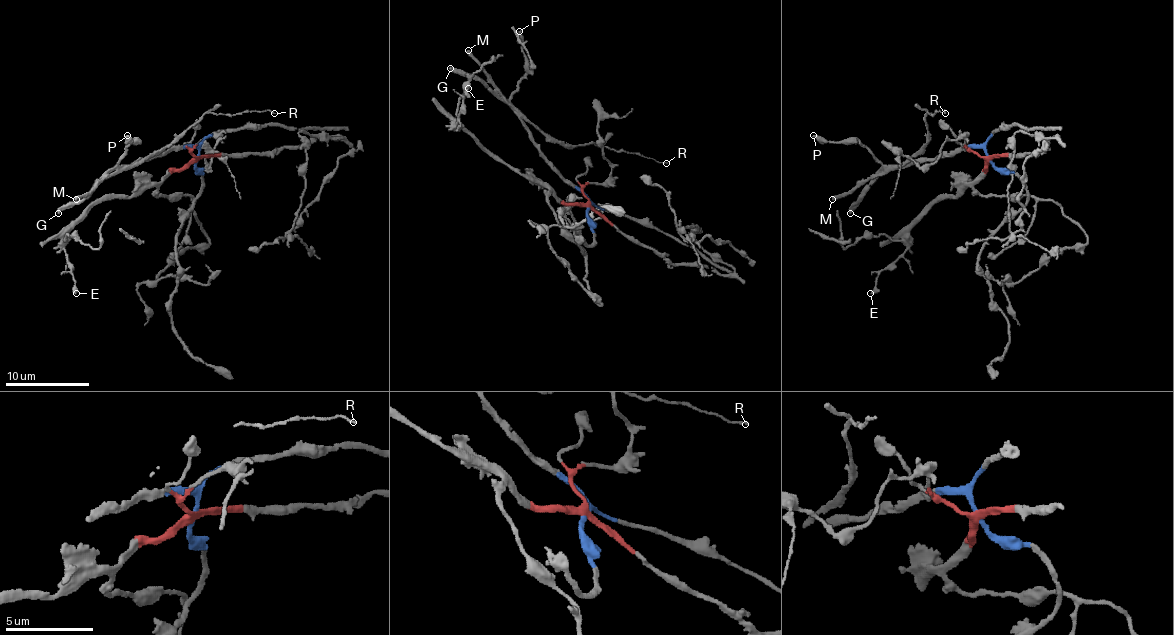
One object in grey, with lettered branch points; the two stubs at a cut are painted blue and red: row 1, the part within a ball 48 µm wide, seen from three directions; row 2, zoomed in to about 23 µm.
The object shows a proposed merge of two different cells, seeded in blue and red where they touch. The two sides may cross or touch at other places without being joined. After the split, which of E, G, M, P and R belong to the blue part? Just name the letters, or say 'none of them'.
G, M, P, R

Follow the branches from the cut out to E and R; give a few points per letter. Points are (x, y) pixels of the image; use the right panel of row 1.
E: (988, 158), (986, 168), (958, 196), (942, 196), (912, 225), (906, 249), (880, 272), (870, 293)
R: (988, 158), (982, 147), (958, 147), (933, 158), (906, 162), (927, 143), (925, 118), (935, 111), (946, 113)

